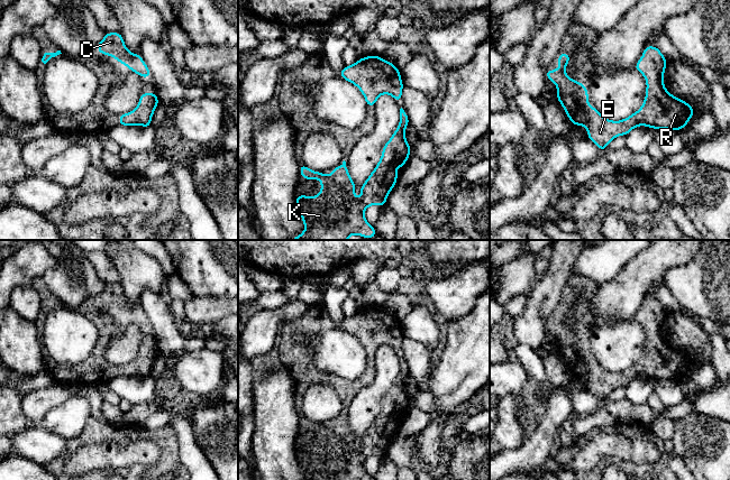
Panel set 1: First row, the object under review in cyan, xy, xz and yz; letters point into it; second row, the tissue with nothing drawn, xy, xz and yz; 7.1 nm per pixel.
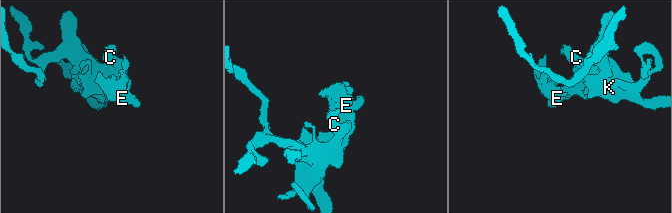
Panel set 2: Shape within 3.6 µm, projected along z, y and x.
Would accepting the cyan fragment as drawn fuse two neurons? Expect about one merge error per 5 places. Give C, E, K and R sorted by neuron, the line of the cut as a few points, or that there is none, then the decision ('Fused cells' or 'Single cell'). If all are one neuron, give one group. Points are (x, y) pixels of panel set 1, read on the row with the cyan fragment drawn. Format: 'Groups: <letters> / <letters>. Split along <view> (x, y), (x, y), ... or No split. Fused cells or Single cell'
Groups: C E K R. No split. Single cell

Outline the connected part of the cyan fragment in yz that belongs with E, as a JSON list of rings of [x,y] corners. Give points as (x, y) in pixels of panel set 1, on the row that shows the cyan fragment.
[[[646,46],[642,57],[633,67],[645,76],[647,83],[642,107],[620,121],[604,118],[594,104],[588,107],[586,86],[569,79],[565,73],[569,59],[569,54],[559,53],[559,67],[556,71],[547,68],[547,80],[557,85],[556,99],[560,102],[573,126],[584,124],[588,139],[601,151],[604,151],[617,136],[627,136],[638,126],[681,131],[695,113],[687,102],[672,95],[665,89],[664,71],[668,62],[656,46]]]

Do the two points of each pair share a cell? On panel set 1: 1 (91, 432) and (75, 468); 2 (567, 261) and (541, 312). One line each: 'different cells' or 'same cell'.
1: different cells
2: same cell

